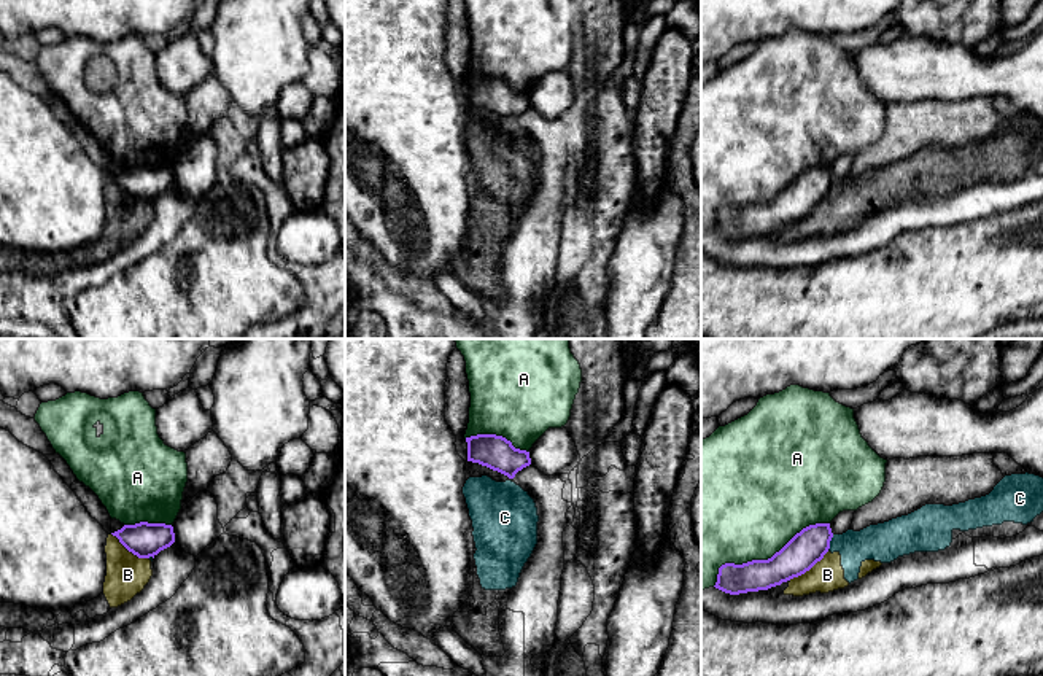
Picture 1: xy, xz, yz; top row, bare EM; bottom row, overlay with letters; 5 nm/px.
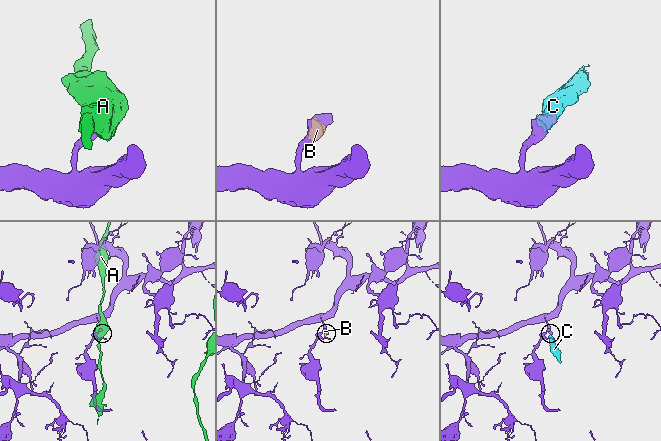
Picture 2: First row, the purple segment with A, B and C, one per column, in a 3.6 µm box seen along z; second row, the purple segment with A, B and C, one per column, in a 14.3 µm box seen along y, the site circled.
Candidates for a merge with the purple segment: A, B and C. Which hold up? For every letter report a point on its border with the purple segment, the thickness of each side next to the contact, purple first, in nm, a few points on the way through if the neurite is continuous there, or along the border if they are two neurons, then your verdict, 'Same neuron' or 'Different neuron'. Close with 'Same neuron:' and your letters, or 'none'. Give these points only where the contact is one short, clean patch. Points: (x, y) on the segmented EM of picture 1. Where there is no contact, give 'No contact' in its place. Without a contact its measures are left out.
A: Touches purple at yz (765, 560). Thickness 180 nm (purple) against 460 nm. Different neuron
B: Touches purple at yz (808, 570). Thickness 180 nm (purple) against 160 nm. Boundary: yz (829, 551), (808, 570), (789, 579). Different neuron
C: Touches purple at yz (829, 543). Thickness 180 nm (purple) against 180 nm. Boundary: yz (833, 535), (827, 549). Different neuron
Same neuron: none

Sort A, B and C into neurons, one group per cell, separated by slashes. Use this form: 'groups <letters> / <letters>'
groups A / B C

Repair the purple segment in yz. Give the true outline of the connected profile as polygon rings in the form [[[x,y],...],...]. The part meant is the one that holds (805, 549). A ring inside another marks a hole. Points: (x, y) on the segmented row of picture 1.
[[[830,523],[809,525],[768,560],[722,565],[714,587],[730,595],[739,595],[781,585],[820,561],[830,549],[832,538]]]

